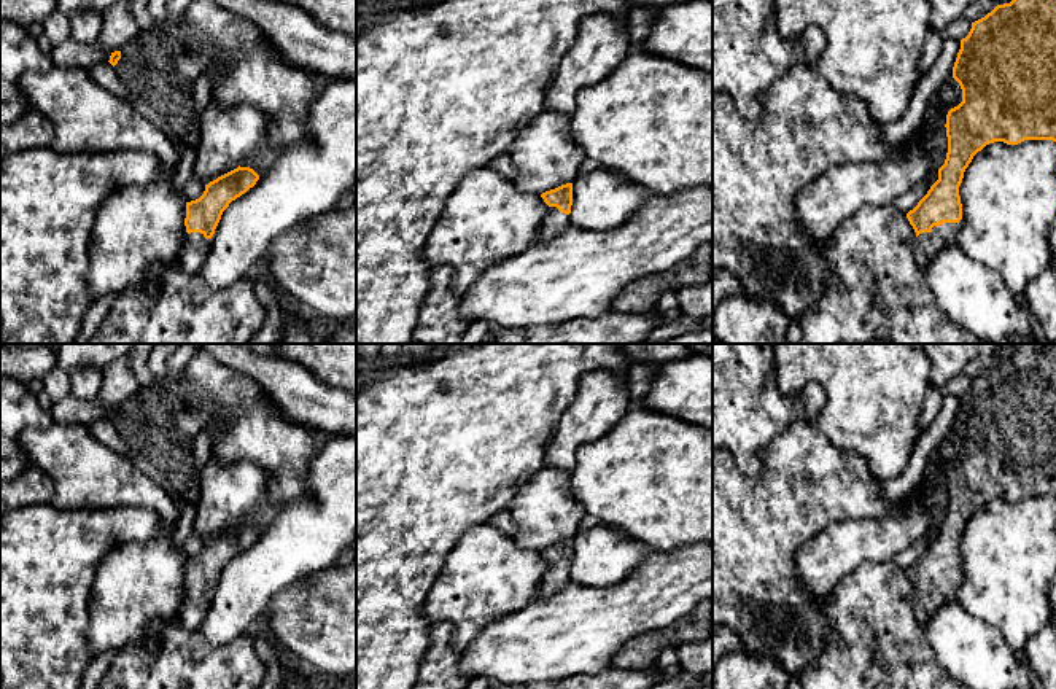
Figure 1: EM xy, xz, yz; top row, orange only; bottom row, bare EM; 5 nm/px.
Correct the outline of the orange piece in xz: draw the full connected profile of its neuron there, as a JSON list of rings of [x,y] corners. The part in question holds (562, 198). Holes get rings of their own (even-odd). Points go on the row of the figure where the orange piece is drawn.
[[[573,183],[561,185],[541,194],[549,213],[539,229],[541,240],[552,239],[571,226]]]

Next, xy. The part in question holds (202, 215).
[[[237,167],[205,185],[204,194],[186,202],[184,226],[188,237],[180,253],[180,264],[184,272],[200,271],[210,240],[221,220],[223,212],[232,200],[256,185],[259,175],[250,167]]]

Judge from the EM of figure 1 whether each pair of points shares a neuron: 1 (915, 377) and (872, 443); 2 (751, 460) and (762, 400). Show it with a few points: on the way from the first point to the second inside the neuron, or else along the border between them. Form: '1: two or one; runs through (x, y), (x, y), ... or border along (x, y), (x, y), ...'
1: one; runs through (899, 393), (878, 414), (875, 427)
2: one; runs through (751, 446), (751, 414)

